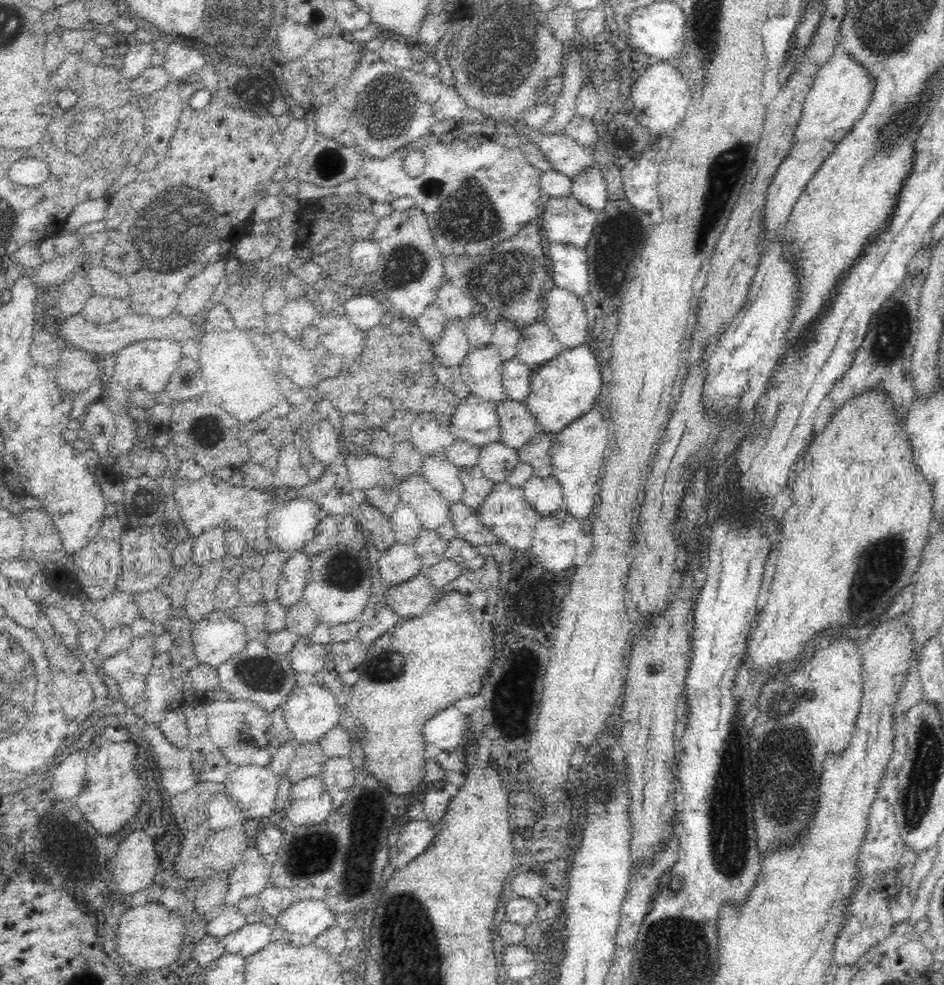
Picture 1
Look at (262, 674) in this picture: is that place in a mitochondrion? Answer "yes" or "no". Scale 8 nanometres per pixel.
yes

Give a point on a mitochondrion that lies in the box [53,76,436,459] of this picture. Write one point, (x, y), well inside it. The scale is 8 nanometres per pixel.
(173, 227)

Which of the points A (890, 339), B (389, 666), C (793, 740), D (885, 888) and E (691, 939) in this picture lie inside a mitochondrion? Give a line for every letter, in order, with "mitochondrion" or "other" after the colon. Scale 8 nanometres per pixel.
A: mitochondrion
B: mitochondrion
C: mitochondrion
D: other
E: mitochondrion

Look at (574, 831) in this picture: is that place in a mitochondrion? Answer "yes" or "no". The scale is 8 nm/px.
no

